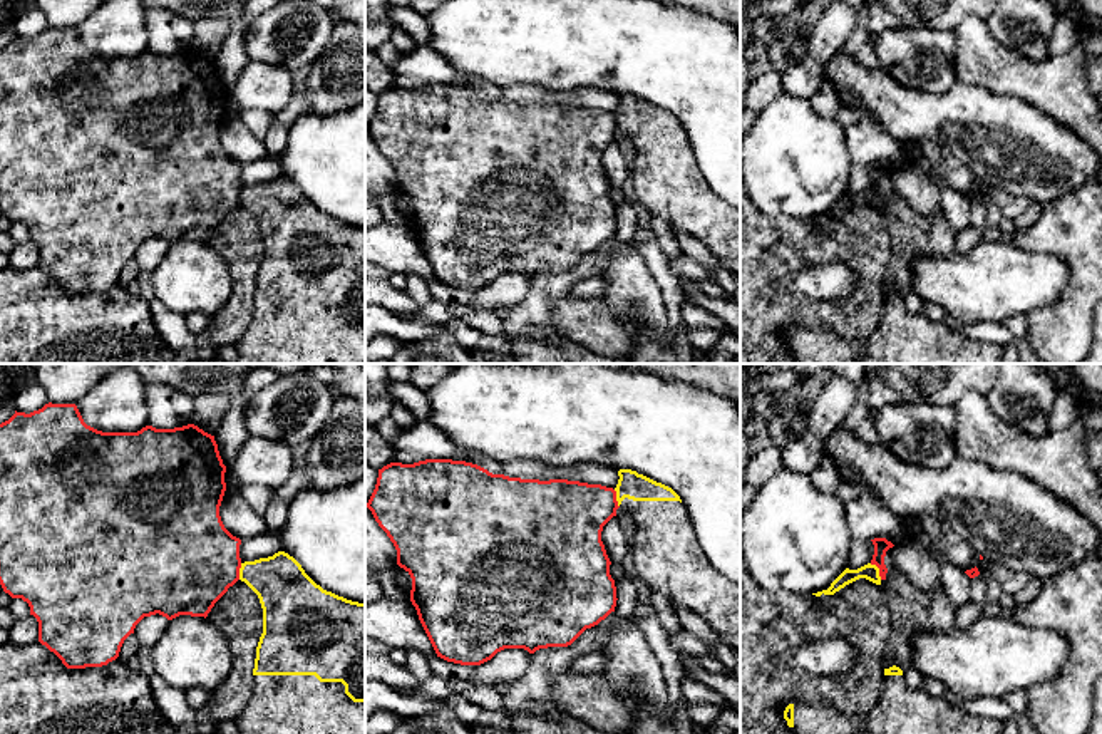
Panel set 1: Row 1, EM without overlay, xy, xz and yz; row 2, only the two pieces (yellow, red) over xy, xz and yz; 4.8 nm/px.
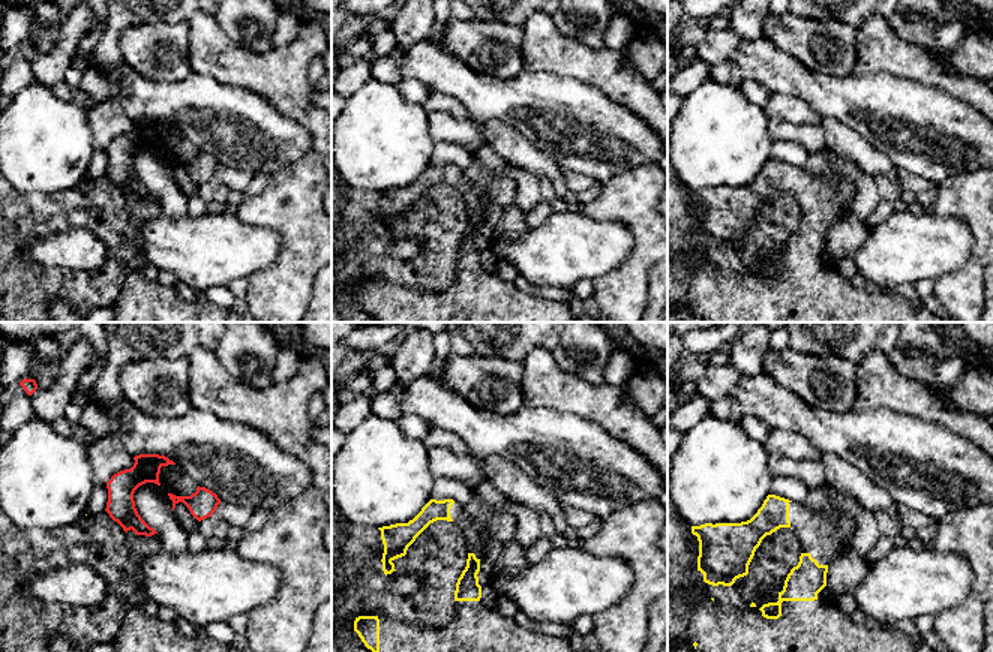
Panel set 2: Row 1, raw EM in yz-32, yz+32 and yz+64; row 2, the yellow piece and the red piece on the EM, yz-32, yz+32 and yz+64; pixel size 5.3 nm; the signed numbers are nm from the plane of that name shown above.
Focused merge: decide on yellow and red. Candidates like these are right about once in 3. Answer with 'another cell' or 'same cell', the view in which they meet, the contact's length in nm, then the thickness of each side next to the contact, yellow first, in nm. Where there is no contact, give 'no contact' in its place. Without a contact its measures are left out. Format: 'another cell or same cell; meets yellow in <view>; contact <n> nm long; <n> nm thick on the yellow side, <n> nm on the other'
another cell; meets yellow in yz; contact 100 nm long; 80 nm thick on the yellow side, 80 nm on the other

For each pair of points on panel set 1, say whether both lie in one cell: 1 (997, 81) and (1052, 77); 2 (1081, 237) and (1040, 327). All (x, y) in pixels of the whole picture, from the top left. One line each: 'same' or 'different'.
1: same
2: same

